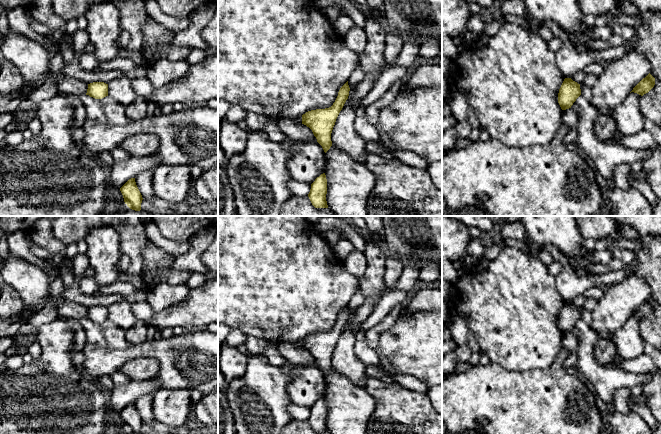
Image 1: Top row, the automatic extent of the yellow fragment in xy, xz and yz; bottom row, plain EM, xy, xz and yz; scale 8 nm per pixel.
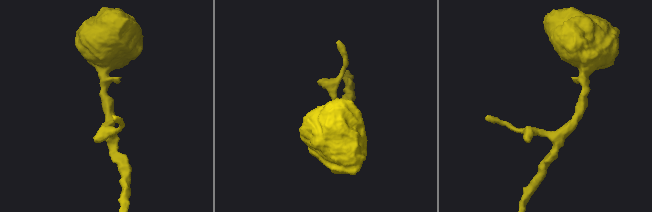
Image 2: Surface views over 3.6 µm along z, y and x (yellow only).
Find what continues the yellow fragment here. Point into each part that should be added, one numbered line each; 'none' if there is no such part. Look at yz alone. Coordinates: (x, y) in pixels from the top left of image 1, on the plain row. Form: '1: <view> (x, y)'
none

